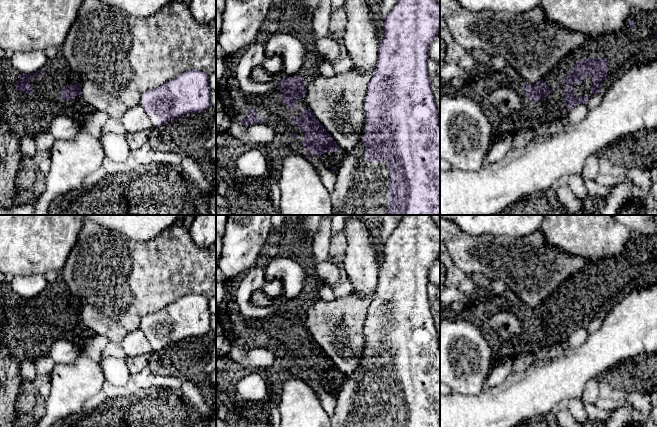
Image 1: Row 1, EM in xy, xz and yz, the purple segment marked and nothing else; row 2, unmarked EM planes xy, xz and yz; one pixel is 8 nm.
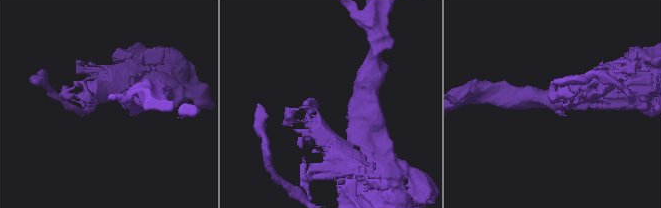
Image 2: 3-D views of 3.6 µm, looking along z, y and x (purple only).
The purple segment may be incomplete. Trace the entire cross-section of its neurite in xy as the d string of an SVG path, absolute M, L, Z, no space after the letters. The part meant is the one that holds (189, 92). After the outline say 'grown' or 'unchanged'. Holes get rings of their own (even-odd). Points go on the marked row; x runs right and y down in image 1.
M187 70L158 88L145 91L139 105L148 114L153 126L187 114L203 112L211 106L208 74Z; grown

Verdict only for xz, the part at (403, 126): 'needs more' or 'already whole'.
needs more

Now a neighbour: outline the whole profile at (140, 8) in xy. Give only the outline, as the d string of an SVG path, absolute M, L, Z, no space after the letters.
M98 0L136 17L148 17L173 0Z

